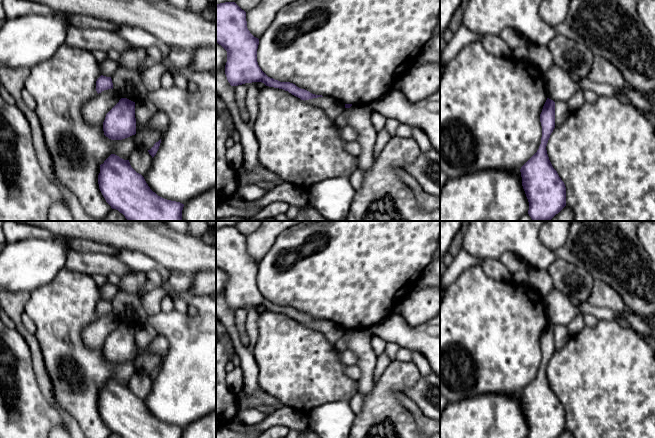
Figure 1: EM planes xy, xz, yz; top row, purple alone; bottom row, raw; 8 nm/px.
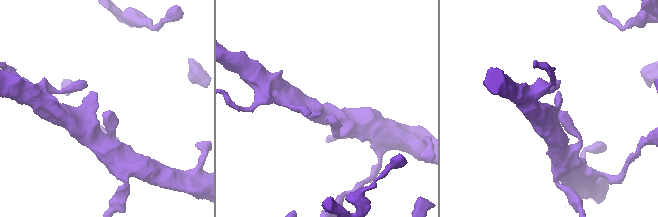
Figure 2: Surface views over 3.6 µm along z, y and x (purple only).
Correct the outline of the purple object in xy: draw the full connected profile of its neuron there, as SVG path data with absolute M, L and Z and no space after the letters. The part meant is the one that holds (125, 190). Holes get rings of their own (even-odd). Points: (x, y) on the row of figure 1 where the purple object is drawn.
M111 154L100 165L98 184L106 202L128 221L182 221L184 204L158 196L150 189L144 177L131 167L129 160Z

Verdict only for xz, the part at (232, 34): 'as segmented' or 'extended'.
as segmented

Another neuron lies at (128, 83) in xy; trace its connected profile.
M154 46L147 49L146 61L136 70L119 69L111 77L113 89L121 98L127 98L133 102L146 99L148 90L142 81L142 73L149 67L162 62L164 57L162 46Z

